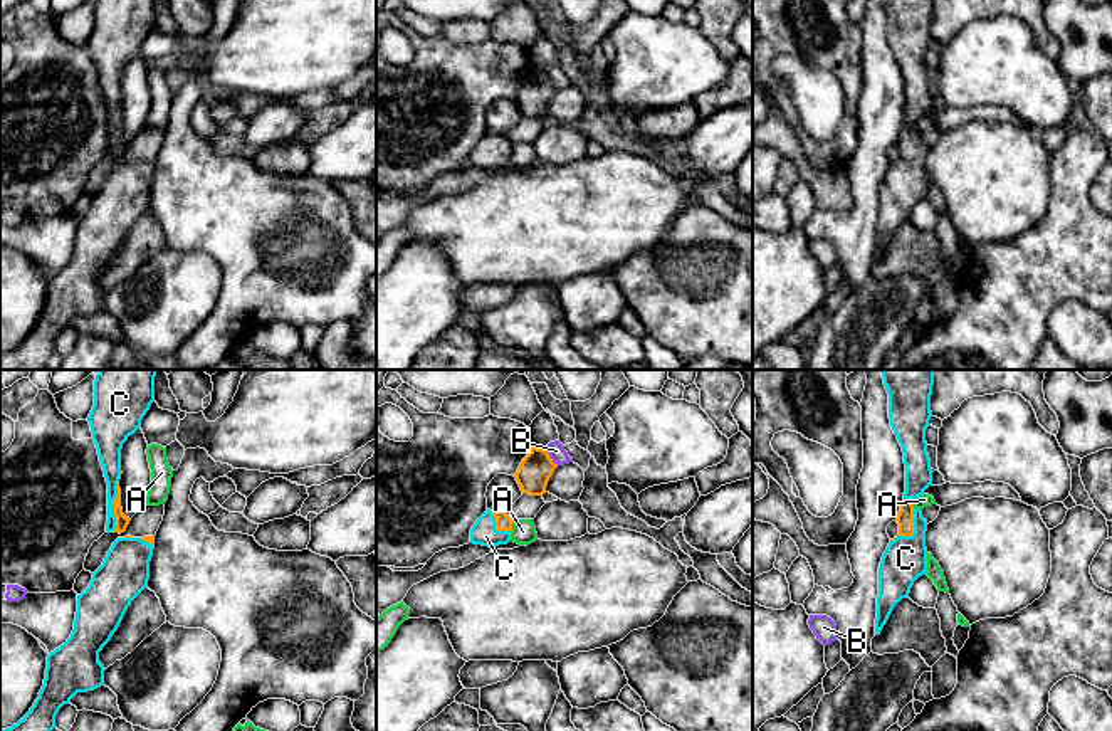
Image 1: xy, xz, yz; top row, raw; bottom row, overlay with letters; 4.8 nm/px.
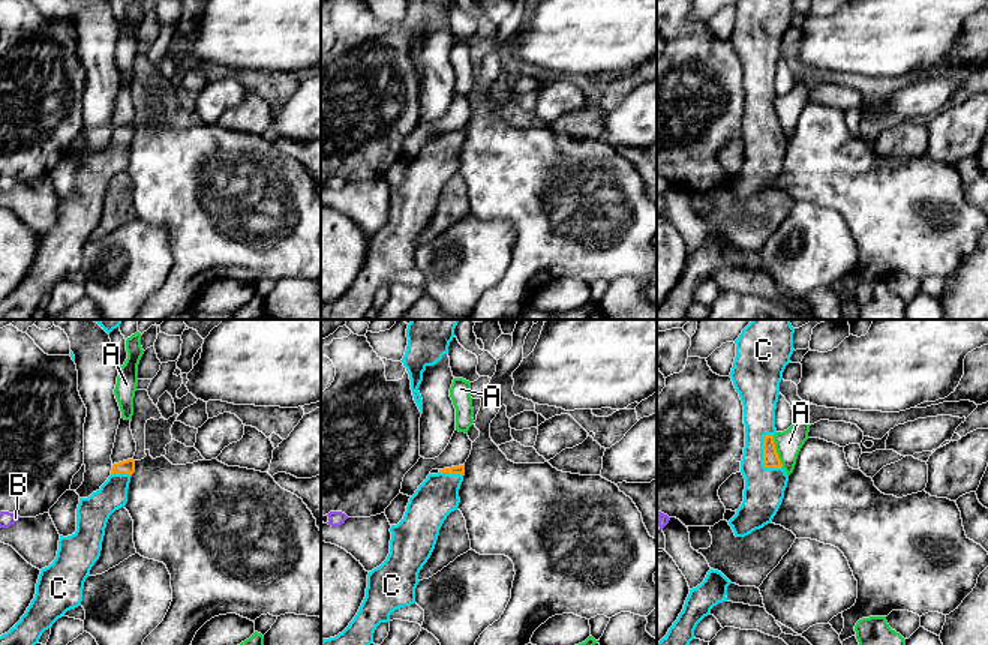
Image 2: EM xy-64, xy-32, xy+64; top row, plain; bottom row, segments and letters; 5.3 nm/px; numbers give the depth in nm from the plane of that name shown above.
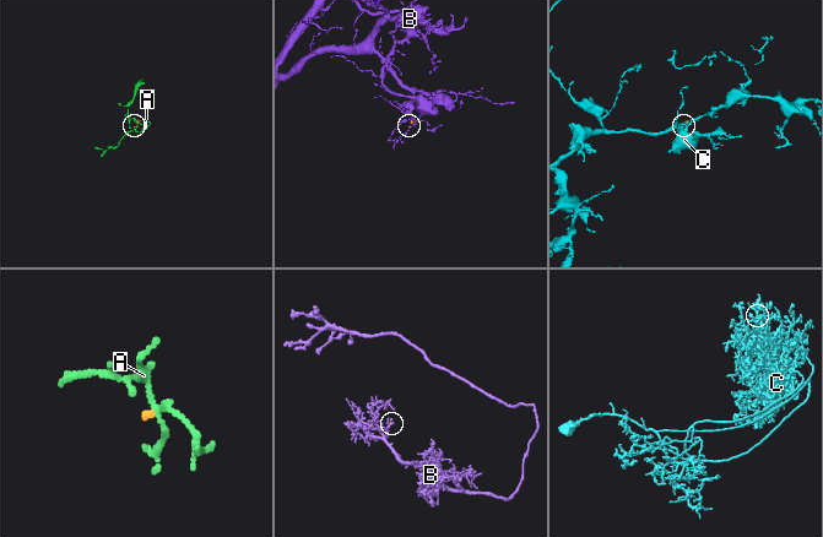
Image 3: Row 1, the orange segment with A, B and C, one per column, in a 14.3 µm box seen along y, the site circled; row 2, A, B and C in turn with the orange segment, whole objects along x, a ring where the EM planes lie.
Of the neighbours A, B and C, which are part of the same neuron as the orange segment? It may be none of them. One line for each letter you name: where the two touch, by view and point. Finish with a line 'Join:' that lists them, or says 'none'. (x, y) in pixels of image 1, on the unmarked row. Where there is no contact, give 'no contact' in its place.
C: meets orange in xy at (115, 130)
Join: C

